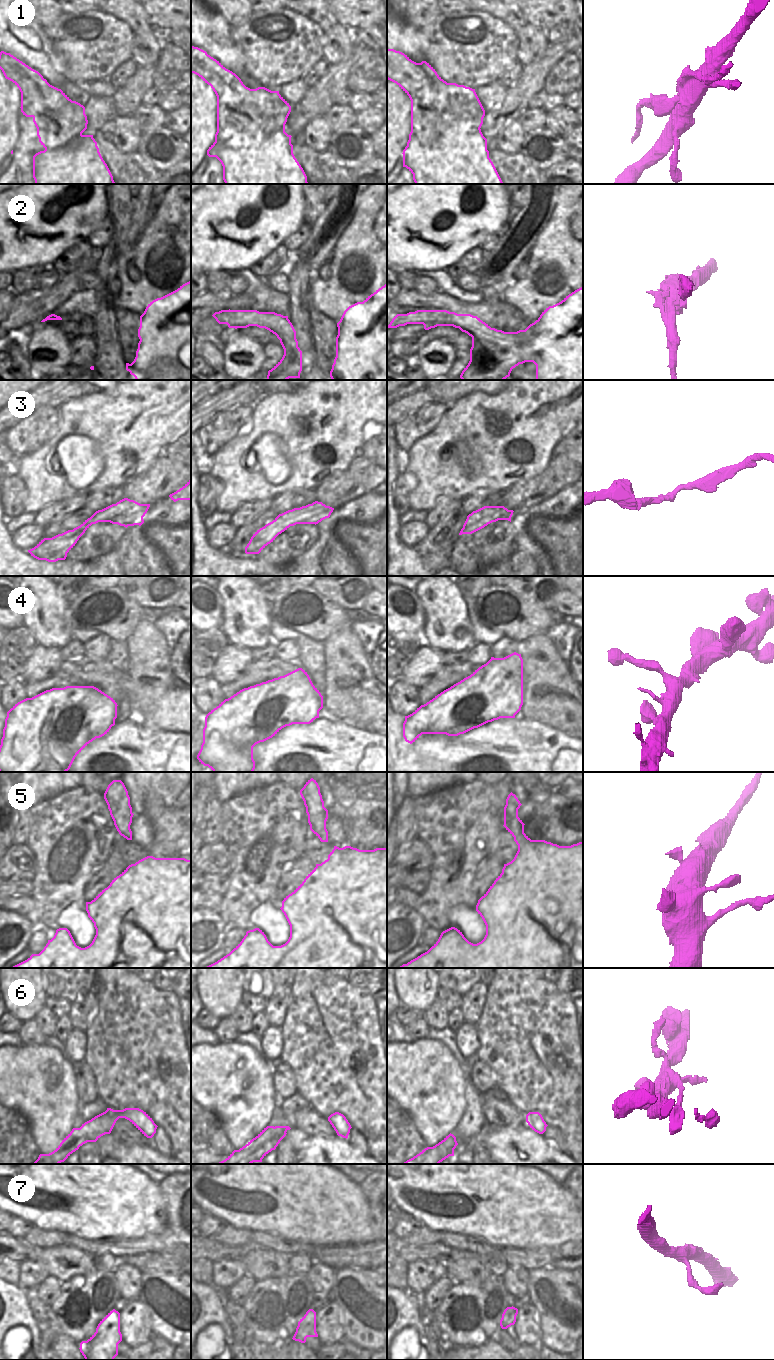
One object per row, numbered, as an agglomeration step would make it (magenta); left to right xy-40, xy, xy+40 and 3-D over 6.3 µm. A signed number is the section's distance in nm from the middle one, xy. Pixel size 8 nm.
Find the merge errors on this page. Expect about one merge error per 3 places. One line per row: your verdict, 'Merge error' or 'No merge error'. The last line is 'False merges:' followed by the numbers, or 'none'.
1: Merge error
2: Merge error
3: No merge error
4: No merge error
5: No merge error
6: Merge error
7: No merge error
False merges: 1, 2, 6.

